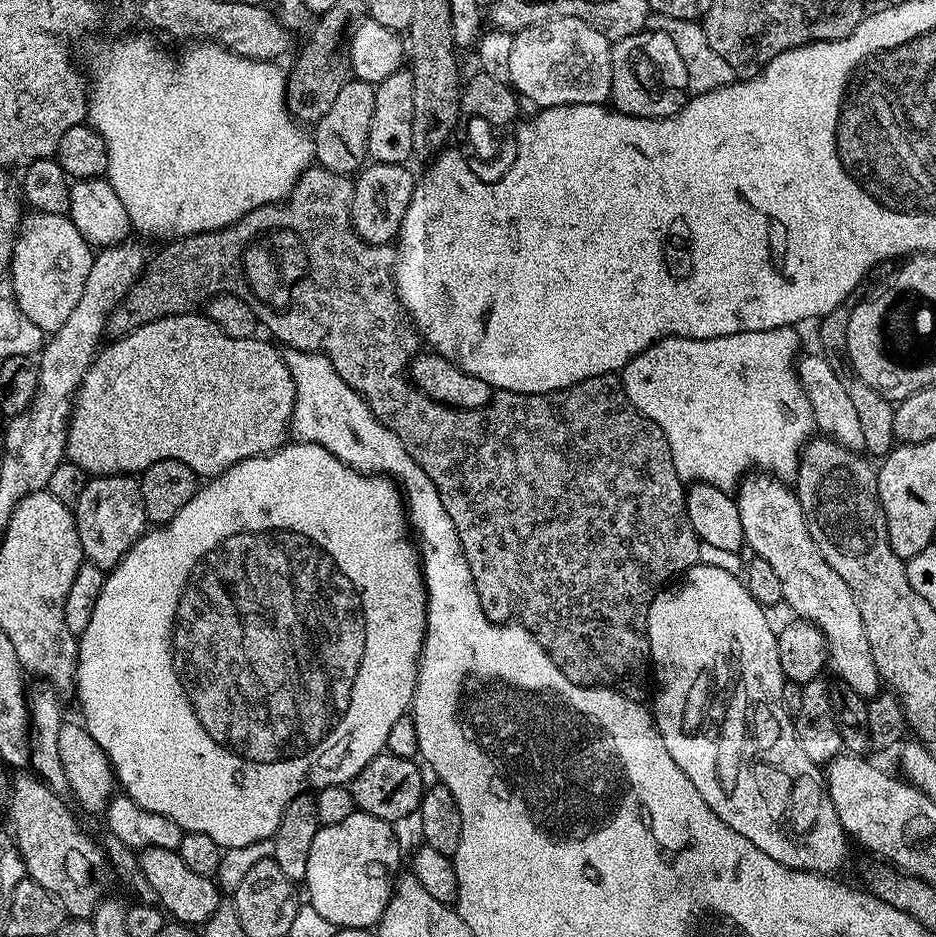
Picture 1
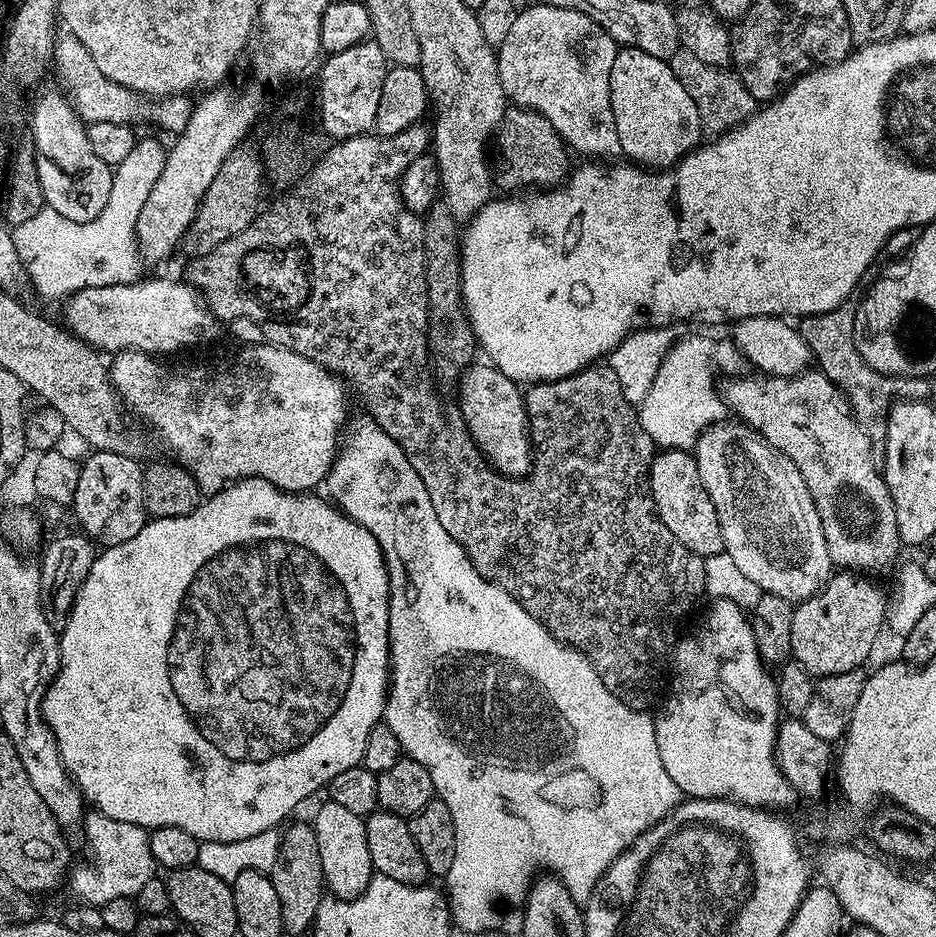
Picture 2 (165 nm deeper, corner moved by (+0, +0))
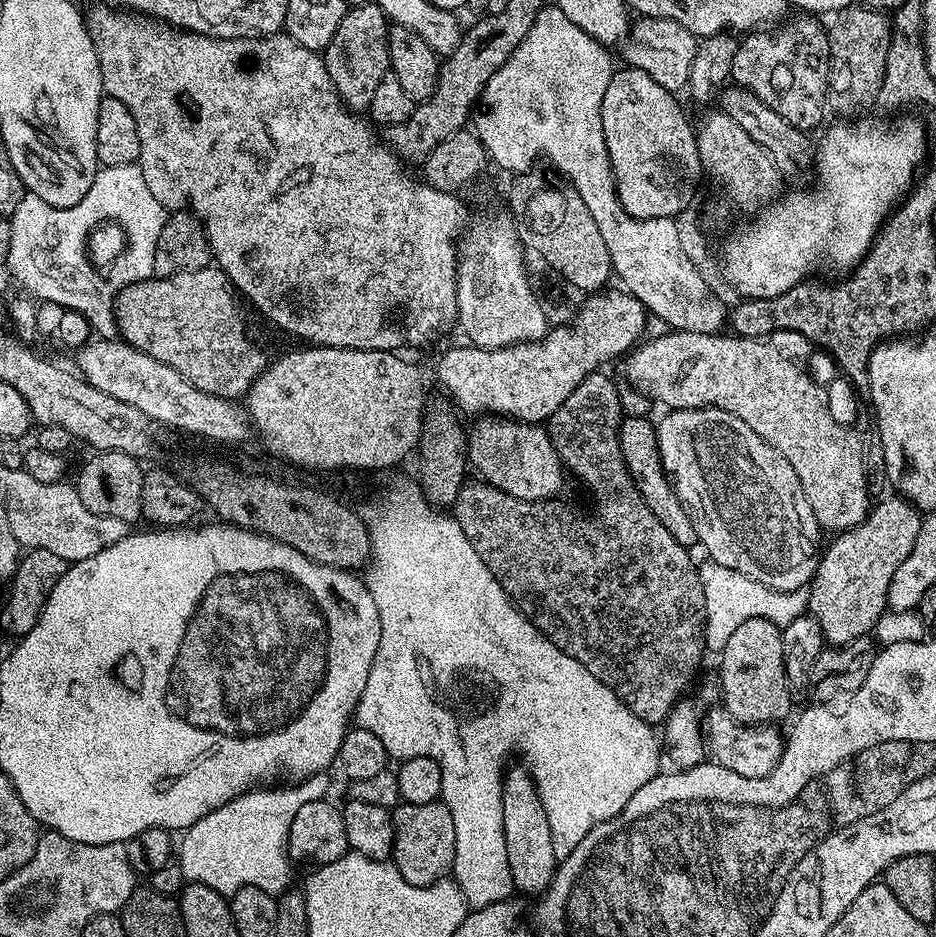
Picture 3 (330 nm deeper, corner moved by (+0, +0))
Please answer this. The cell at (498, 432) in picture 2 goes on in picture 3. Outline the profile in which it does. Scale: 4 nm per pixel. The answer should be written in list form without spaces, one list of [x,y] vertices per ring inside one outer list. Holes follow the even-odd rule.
[[[480,418],[467,433],[468,463],[484,475],[483,479],[493,488],[502,490],[519,500],[550,500],[559,497],[564,488],[566,469],[556,446],[543,427],[534,424],[521,424],[507,418]]]

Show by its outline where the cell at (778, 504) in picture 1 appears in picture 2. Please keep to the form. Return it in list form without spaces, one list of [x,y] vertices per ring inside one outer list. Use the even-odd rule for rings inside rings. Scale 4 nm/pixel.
[[[743,422],[728,423],[711,424],[698,438],[694,449],[698,474],[702,478],[702,484],[706,486],[706,492],[710,494],[710,498],[714,502],[714,510],[718,510],[718,522],[722,526],[724,538],[724,552],[728,553],[730,558],[734,558],[735,565],[760,587],[761,593],[786,598],[793,602],[808,600],[828,583],[828,577],[834,572],[832,559],[826,550],[826,534],[822,534],[822,518],[818,518],[818,506],[814,506],[812,492],[806,490],[806,482],[802,478],[802,474],[798,474],[798,466],[794,466],[794,462],[790,462],[790,458],[786,458],[786,454],[782,454],[782,450],[778,450],[770,442],[766,442],[766,438],[762,438],[756,429],[748,427],[747,424]]]

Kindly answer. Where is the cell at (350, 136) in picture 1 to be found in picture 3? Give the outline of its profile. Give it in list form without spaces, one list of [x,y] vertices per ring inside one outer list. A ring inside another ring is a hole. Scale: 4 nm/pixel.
[[[366,2],[357,8],[348,8],[338,30],[334,30],[332,43],[324,49],[324,65],[334,82],[338,98],[349,112],[367,113],[374,89],[378,82],[390,71],[388,63],[388,29],[390,21],[382,9],[374,2]]]

